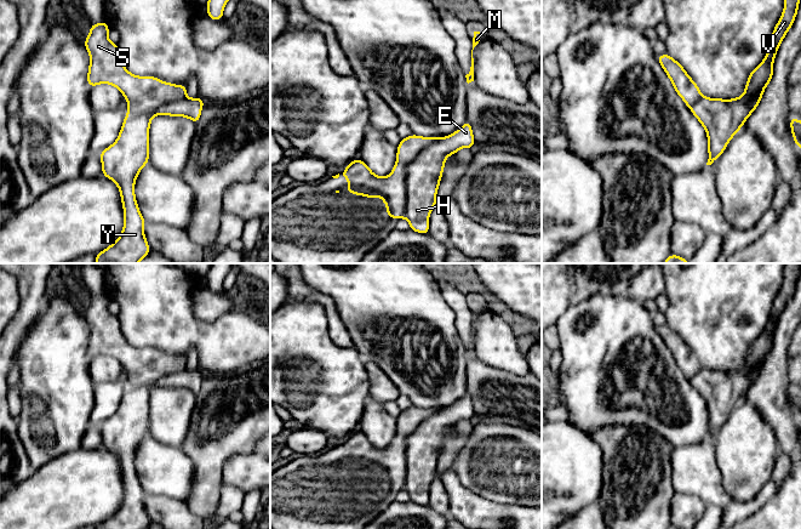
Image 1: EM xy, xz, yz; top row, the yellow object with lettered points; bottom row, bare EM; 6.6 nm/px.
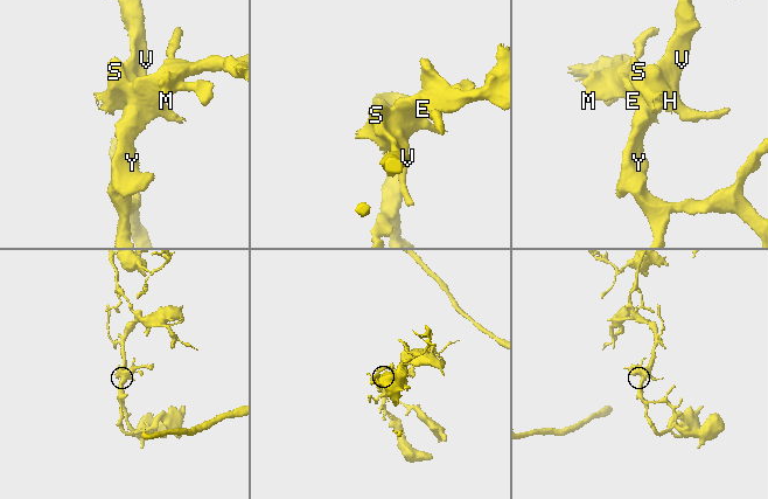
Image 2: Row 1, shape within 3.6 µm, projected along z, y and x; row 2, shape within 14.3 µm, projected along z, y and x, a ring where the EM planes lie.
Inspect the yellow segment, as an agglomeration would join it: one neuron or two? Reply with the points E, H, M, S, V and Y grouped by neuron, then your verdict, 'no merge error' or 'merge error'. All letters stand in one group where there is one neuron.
groups E H M V Y / S; merge error

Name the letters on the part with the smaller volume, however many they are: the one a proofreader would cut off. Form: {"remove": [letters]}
{"remove": ["S"]}

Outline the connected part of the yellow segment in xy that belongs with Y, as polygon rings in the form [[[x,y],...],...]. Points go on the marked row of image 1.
[[[183,97],[167,102],[151,113],[126,115],[116,141],[99,155],[102,175],[115,182],[124,207],[124,228],[116,241],[96,255],[95,263],[138,263],[149,255],[144,235],[145,221],[139,211],[135,183],[139,171],[149,163],[149,127],[154,115],[184,116],[199,123],[205,102]]]

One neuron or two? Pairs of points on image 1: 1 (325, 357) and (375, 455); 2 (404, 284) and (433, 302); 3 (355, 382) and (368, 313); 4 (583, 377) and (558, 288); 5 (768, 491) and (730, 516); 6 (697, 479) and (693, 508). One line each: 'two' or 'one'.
1: two
2: one
3: two
4: two
5: one
6: two

